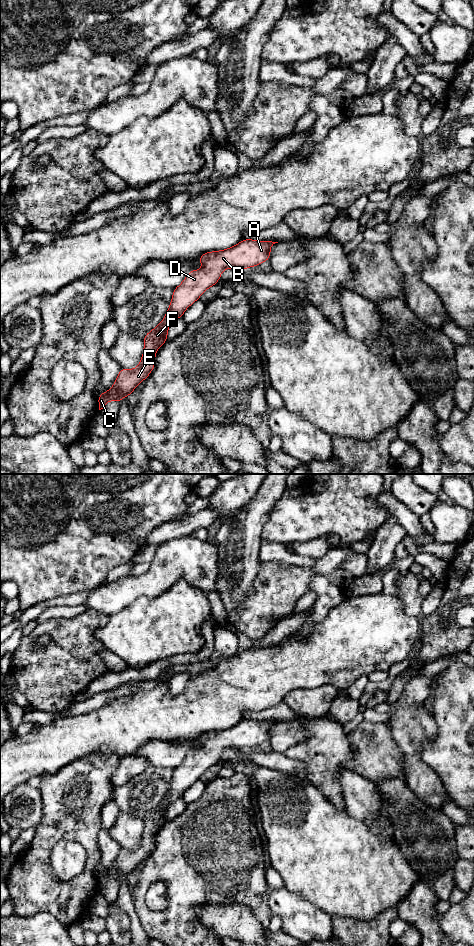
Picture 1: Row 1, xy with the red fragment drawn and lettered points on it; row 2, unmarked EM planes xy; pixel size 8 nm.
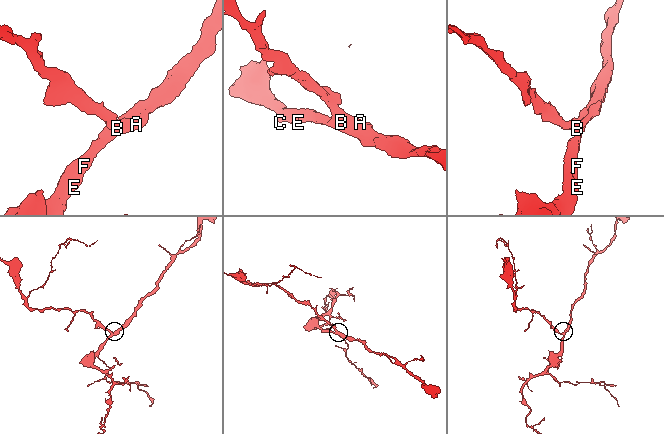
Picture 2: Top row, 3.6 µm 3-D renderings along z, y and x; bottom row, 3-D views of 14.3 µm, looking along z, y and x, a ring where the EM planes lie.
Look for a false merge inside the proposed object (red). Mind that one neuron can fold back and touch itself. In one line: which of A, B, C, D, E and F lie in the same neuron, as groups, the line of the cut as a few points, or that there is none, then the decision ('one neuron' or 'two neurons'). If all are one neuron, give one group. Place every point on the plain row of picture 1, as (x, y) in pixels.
groups A B C D E F; cut none; one neuron

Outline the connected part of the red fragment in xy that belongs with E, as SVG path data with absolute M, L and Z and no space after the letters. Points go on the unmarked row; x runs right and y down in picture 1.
M245 718L237 725L226 730L213 731L202 734L198 740L202 743L203 748L200 750L190 751L184 761L177 768L173 769L171 784L163 798L164 801L159 803L152 811L145 815L143 819L144 831L138 846L133 850L121 848L113 867L110 868L107 872L99 874L99 890L103 889L106 883L110 880L115 880L120 884L122 877L127 878L133 872L136 866L149 856L150 852L155 847L156 830L160 828L168 818L167 811L170 804L176 799L181 798L184 791L196 780L198 780L205 770L211 766L214 766L220 760L221 752L223 750L227 748L243 750L262 744L263 742L270 739L270 728L275 723L278 722L256 721Z

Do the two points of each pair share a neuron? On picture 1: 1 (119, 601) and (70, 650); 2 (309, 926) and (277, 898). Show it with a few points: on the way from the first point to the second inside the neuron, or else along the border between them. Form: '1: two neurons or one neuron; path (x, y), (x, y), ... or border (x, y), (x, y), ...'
1: two neurons; border (88, 608), (95, 609), (108, 616)
2: one neuron; path (301, 918), (285, 904)

